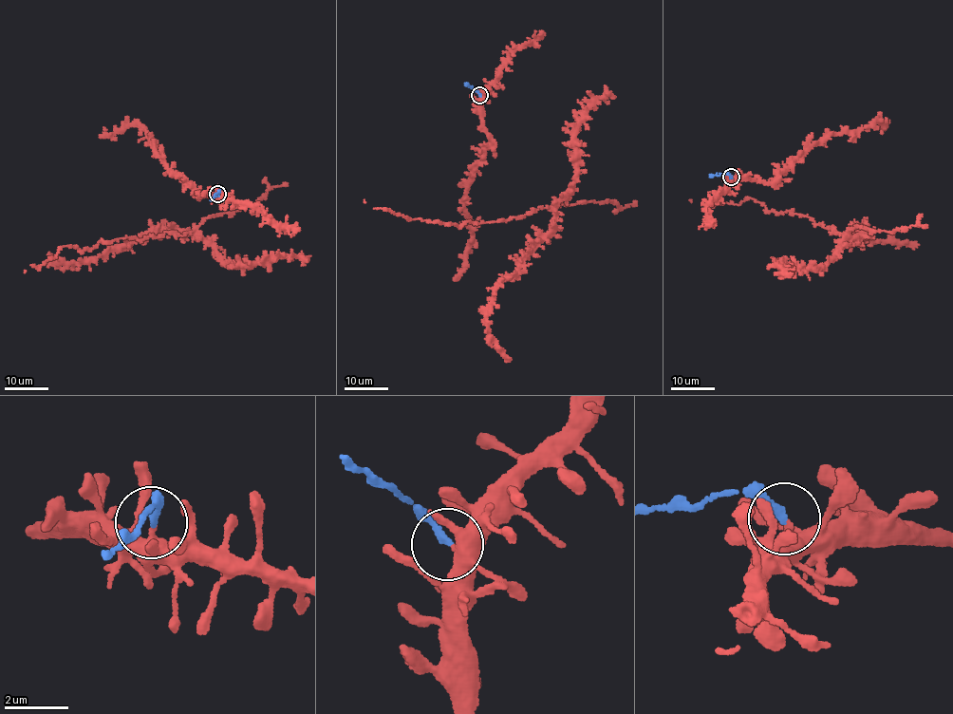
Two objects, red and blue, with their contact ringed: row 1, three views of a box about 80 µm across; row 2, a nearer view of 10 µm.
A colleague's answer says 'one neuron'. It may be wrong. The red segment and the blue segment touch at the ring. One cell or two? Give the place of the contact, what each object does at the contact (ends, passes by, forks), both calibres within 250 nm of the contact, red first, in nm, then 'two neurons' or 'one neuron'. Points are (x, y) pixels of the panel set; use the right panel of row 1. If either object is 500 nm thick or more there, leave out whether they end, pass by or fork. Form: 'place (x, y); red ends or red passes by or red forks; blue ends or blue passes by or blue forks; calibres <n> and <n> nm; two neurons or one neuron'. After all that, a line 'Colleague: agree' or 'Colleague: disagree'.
place (731, 177); red ends; blue ends; calibres 360 and 240 nm; two neurons
Colleague: disagree

